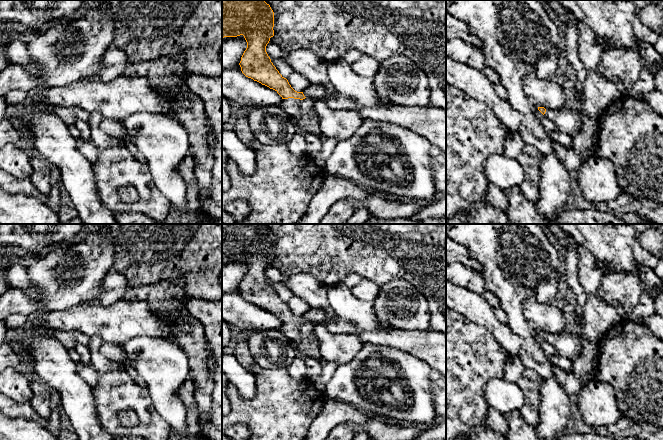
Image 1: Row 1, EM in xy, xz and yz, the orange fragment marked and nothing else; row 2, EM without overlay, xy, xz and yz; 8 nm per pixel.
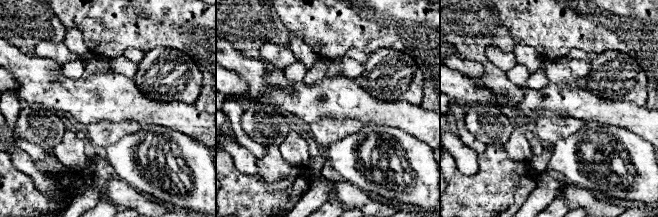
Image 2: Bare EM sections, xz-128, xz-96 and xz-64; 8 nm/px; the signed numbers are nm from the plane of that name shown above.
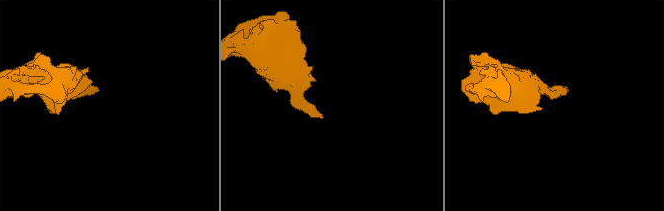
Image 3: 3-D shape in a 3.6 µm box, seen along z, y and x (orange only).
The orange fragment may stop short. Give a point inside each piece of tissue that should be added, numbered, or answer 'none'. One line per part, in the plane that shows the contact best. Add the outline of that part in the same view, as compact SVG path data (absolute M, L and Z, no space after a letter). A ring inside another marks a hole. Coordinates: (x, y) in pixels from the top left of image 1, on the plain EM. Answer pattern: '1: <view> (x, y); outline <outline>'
1: xz (302, 336); outline M288 322L282 324L280 331L292 341L299 356L302 358L310 357L319 361L322 375L313 383L316 390L324 394L325 386L334 375L337 366L321 358L319 342L313 331L313 325L309 322L303 324Z

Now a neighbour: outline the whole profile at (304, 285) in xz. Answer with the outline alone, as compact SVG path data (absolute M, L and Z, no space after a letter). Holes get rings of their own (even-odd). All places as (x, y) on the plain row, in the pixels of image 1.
M268 267L266 276L270 283L284 283L294 296L305 300L311 308L322 309L327 319L331 319L335 315L327 299L328 285L318 281L311 274L297 273L284 281L282 273L277 268Z

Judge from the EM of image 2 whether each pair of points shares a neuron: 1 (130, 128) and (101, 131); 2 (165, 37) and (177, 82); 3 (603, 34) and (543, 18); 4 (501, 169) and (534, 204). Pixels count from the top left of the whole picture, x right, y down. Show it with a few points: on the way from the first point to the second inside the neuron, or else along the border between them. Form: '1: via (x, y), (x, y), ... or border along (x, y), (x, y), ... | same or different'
1: via (123, 128), (108, 131) | same
2: border along (145, 52), (172, 47), (190, 57) | different
3: via (588, 20), (558, 18) | same
4: border along (539, 176), (536, 187), (520, 206) | different

